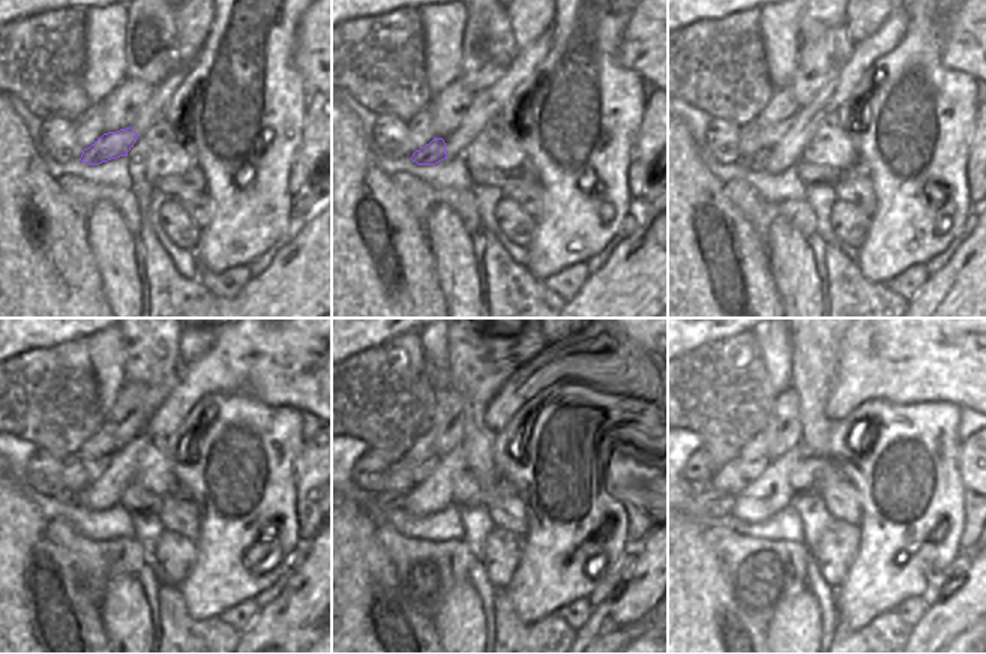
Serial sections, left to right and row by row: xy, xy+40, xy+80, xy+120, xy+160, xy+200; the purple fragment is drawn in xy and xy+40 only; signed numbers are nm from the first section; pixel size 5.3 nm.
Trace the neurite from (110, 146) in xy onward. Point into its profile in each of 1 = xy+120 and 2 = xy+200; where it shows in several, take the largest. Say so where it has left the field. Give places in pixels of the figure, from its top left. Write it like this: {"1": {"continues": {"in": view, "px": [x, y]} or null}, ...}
{"1": {"continues": {"in": "xy+120", "px": [66, 495]}}, "2": {"continues": {"in": "xy+200", "px": [704, 501]}}}

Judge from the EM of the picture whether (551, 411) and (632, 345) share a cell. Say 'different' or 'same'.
different

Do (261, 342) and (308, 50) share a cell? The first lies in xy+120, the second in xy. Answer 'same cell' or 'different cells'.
same cell

